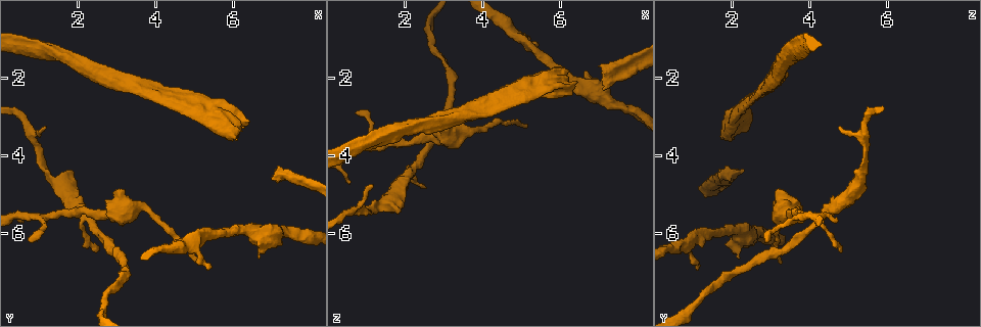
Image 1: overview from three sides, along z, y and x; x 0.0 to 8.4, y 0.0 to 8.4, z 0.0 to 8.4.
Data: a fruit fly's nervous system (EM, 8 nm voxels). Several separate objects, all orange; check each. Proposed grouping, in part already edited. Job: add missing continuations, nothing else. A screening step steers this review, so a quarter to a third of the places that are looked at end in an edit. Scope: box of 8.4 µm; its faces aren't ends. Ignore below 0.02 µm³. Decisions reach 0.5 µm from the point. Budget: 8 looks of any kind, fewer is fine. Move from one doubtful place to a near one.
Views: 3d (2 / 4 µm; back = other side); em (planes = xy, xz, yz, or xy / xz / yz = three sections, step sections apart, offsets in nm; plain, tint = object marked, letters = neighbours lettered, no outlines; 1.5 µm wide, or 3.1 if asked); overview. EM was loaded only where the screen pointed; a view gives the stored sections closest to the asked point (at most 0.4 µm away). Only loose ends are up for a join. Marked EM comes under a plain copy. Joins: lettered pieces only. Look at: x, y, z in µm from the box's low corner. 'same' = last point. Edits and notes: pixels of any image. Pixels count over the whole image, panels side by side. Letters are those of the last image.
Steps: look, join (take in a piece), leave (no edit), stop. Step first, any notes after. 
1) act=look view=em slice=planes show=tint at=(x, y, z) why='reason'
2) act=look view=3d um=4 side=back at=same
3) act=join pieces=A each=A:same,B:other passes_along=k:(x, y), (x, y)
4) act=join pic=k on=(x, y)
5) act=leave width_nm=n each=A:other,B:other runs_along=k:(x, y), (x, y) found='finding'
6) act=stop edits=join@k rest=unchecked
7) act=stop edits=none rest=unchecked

act=look view=em slice=yz step=8 show=letters at=(0.75, 6.20, 2.90) why='free end'

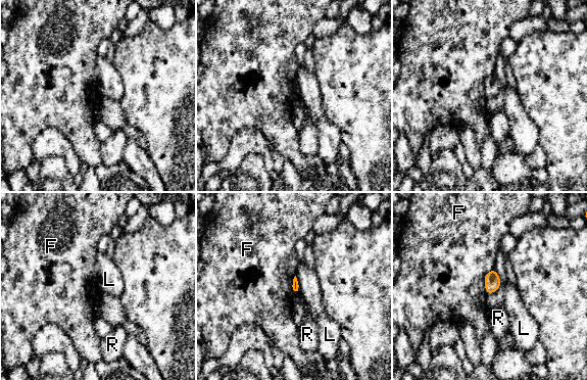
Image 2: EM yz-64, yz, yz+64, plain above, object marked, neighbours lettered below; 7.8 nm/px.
act=look view=em slice=planes show=letters at=same why='another direction'

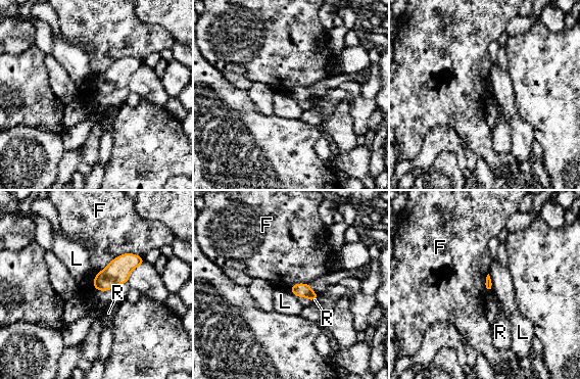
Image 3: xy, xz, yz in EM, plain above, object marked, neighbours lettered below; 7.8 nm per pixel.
act=leave each=F:other,L:other,R:other border=3:(142, 256), (115, 256), (93, 287) found='none of them fits'

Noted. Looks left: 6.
act=look view=3d um=2 at=(2.50, 6.45, 4.80) why='tapers out'

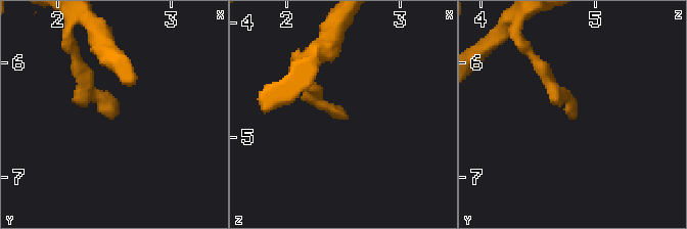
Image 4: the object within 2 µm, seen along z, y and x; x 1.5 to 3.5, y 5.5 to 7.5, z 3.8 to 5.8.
act=look view=em slice=planes show=letters at=(2.50, 6.46, 4.82) why='now the EM'

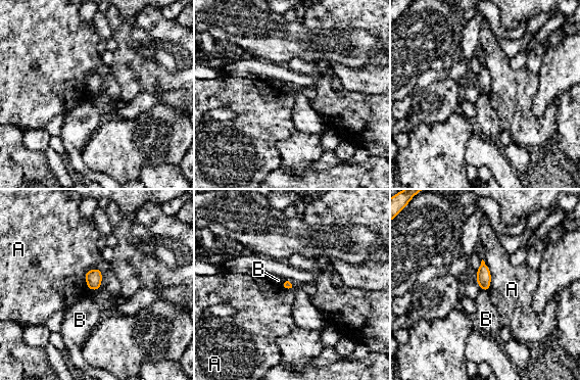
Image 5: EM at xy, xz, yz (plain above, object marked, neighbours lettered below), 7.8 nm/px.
act=leave longest_contact=A:190nm each=A:other,B:other border=5:(97, 268), (85, 274), (91, 290) found='no lettered piece goes on from it'

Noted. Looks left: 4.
act=look view=3d um=2 at=(6.00, 3.60, 2.05) why='branch stops here'

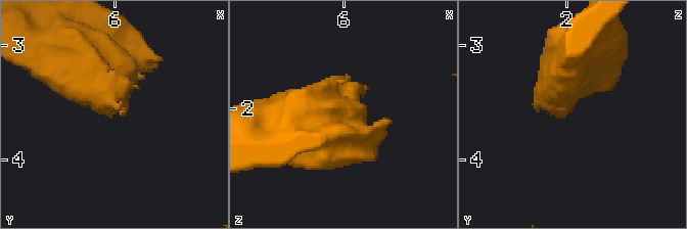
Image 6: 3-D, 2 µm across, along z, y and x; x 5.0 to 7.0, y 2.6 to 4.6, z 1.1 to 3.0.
act=look view=em slice=planes show=letters at=(5.98, 3.64, 1.98) why='now the EM'

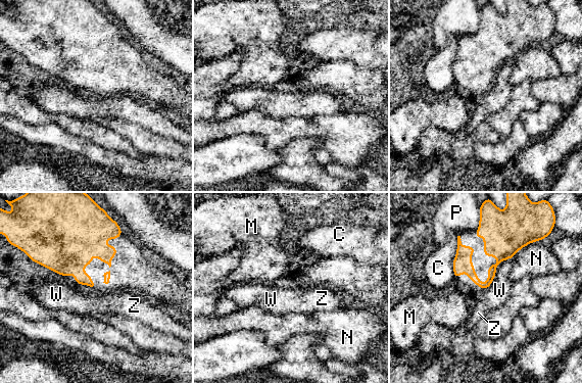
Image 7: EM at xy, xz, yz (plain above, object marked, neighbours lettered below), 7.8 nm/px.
act=leave each=C:other,M:other,N:other,P:other,W:other,Z:other border=7:(512, 257), (497, 266), (488, 288) found='none of them fits'

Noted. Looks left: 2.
act=stop edits=none rest=unchecked

